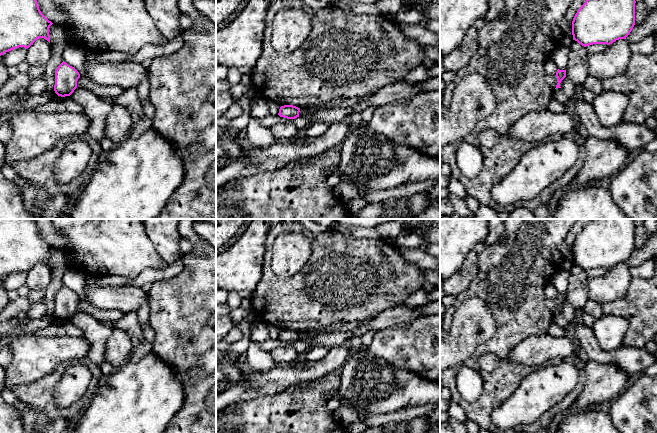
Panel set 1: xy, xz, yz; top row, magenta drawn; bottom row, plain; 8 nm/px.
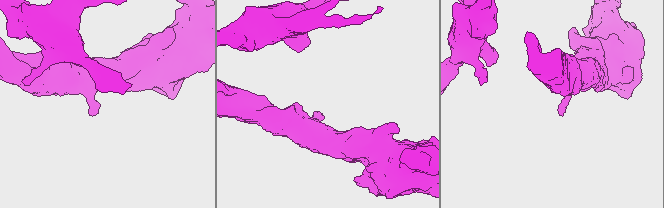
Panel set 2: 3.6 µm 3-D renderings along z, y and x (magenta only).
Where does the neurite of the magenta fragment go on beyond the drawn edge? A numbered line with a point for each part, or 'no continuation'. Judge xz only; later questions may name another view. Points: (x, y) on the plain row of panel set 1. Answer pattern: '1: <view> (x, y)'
no continuation

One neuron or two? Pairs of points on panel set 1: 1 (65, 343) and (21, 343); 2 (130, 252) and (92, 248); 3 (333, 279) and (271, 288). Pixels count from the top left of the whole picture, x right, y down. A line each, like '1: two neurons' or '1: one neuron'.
1: one neuron
2: one neuron
3: one neuron

